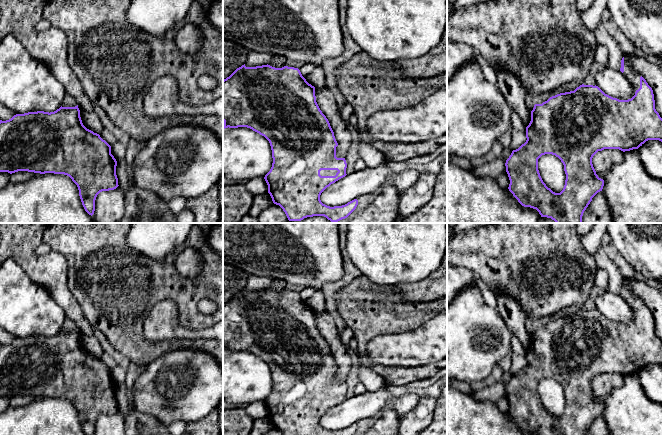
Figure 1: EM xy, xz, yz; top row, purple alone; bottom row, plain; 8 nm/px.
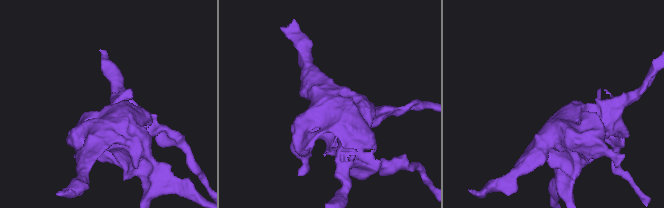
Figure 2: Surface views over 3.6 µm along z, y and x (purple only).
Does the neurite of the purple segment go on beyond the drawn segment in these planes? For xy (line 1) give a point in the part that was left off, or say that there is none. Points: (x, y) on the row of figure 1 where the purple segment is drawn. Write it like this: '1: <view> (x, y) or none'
1: none

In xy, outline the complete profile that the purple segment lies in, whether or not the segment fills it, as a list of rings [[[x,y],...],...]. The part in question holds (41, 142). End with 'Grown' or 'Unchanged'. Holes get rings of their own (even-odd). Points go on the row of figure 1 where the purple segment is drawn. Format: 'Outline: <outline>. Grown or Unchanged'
Outline: [[[78,105],[61,106],[50,113],[37,111],[16,114],[9,120],[0,120],[0,172],[67,175],[77,185],[82,205],[91,216],[95,211],[97,195],[119,186],[116,166],[111,146],[99,134],[83,125]]]. Unchanged

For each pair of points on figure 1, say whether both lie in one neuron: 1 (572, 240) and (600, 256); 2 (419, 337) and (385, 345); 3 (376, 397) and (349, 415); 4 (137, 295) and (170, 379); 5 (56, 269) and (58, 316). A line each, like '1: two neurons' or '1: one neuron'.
1: two neurons
2: one neuron
3: one neuron
4: two neurons
5: two neurons

